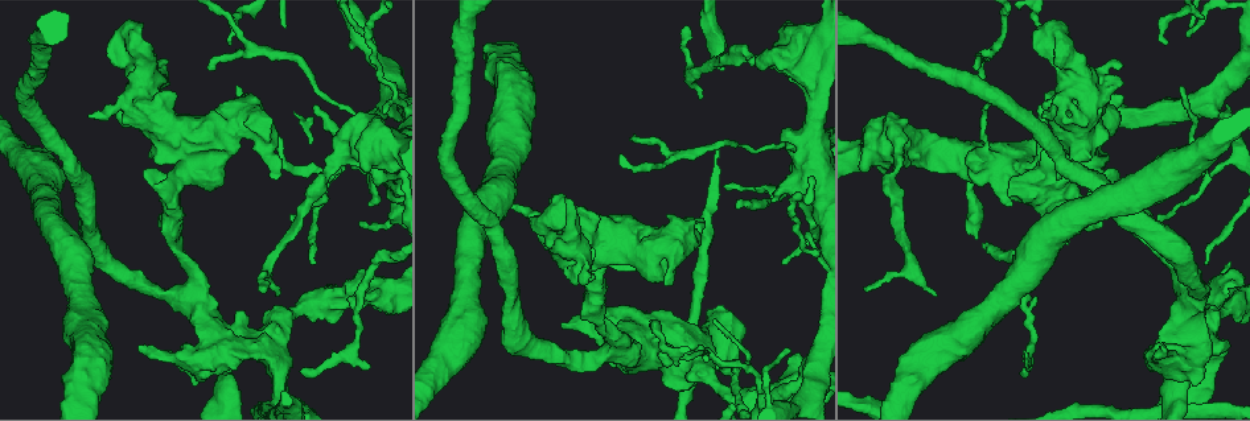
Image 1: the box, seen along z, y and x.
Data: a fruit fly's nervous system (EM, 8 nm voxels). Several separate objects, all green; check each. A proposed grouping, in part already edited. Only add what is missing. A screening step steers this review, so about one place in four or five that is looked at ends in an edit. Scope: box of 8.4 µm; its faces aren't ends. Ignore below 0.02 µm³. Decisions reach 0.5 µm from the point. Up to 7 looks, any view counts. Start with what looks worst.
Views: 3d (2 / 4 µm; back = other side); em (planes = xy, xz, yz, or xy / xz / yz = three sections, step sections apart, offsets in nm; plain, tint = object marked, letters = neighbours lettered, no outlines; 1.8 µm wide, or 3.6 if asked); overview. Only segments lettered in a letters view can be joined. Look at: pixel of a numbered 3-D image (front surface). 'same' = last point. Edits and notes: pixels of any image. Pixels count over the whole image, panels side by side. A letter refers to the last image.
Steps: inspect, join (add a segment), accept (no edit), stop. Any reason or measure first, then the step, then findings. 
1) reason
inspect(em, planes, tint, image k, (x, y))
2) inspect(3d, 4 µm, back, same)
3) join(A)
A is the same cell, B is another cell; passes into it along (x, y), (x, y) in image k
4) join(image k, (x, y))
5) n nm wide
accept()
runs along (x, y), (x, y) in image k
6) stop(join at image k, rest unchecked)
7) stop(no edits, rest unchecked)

branch stops here
inspect(em, xz, step 4, tint, image 1, (650, 232))

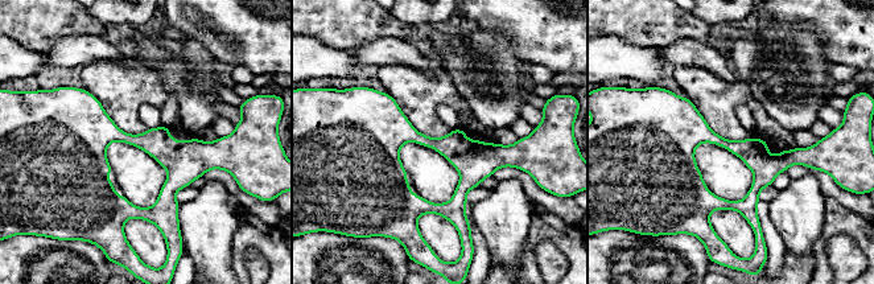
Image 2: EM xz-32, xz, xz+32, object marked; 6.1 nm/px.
what lies round it
inspect(em, xz, step 4, letters, same)

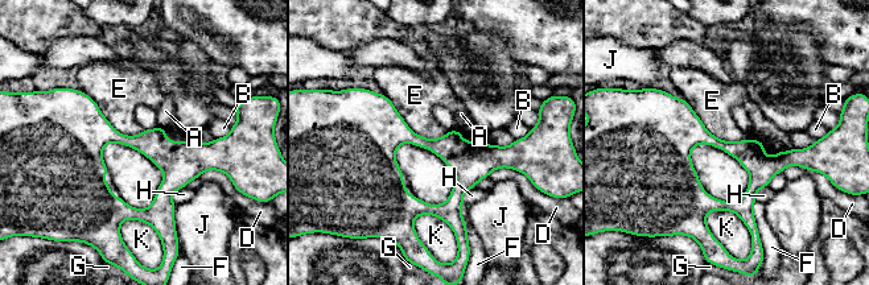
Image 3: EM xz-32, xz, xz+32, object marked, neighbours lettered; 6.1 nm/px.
E touches over 500 nm
accept()
A, B, D, E, F, G, H, J and K are other cells; no lettered segment goes on from it

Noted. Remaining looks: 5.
inspect(em, xz, step 16, letters, image 1, (279, 397))

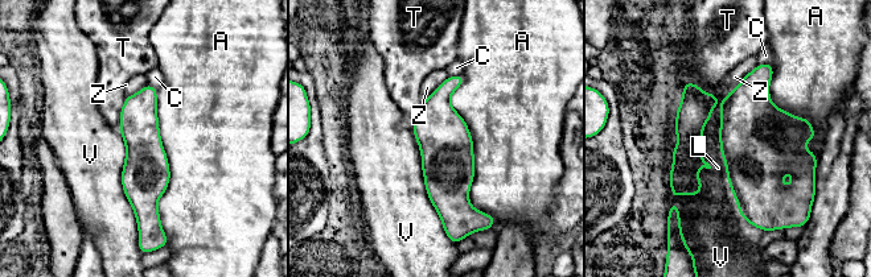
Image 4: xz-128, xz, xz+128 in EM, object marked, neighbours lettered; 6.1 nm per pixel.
accept()
A, C, L, T, V and Z are other cells; runs along (460, 78), (443, 94), (443, 216) in image 4; no lettered segment goes on from it

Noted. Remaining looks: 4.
tapers out
inspect(em, planes, tint, image 1, (278, 296))

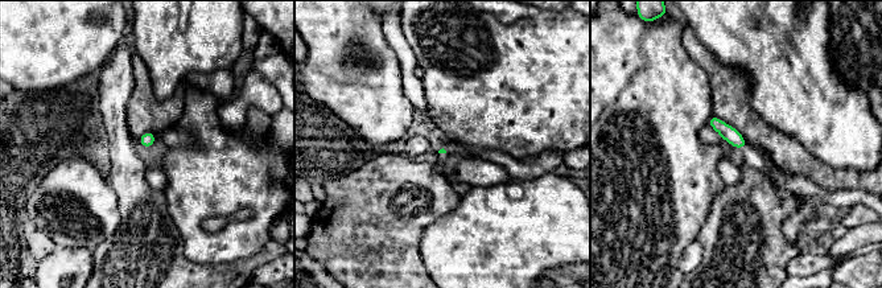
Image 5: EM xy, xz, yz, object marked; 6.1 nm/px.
see the neighbours
inspect(em, planes, letters, same)

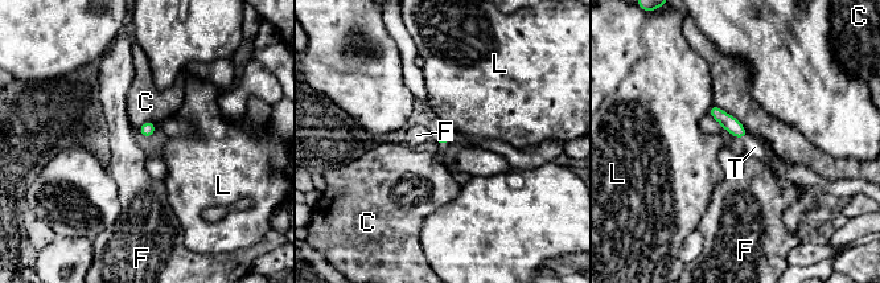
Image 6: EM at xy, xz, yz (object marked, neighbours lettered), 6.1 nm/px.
join(T)
T is the same cell, C, F and L are other cells; passes into it along (730, 123), (745, 136), (755, 147) in image 6; it goes on there

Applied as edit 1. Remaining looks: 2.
stop(join at image 6, rest unchecked)

